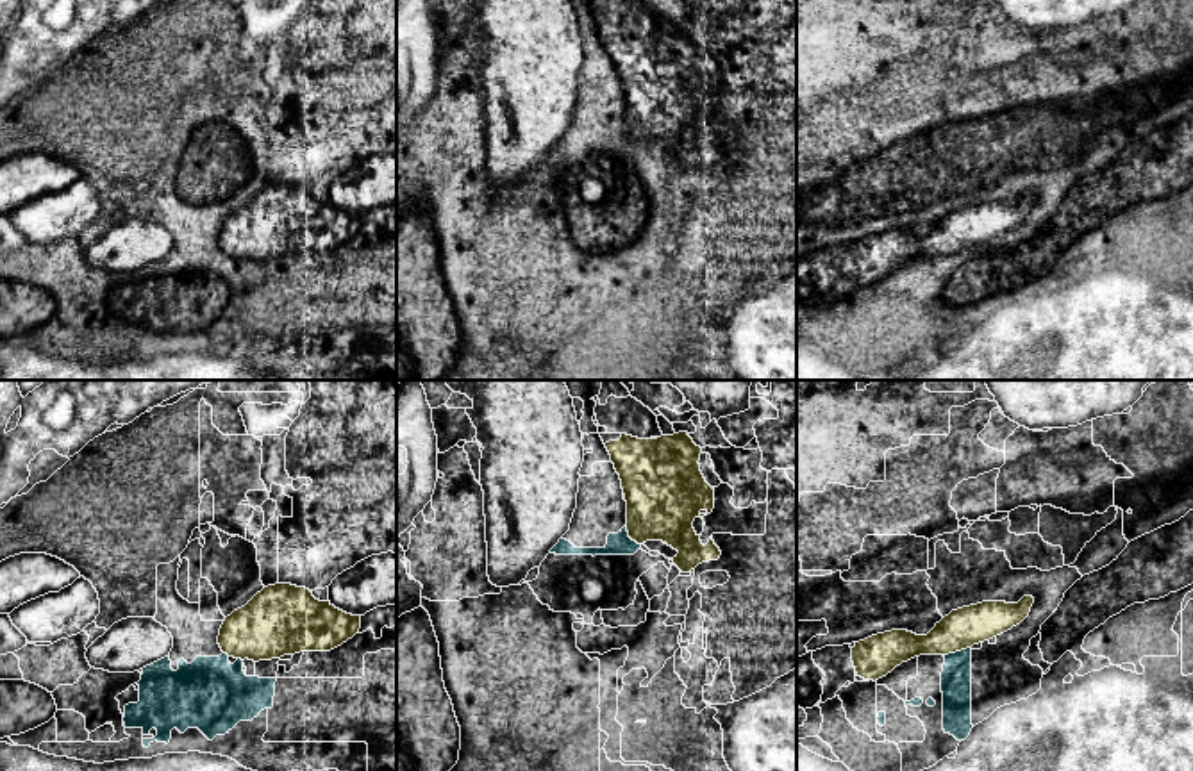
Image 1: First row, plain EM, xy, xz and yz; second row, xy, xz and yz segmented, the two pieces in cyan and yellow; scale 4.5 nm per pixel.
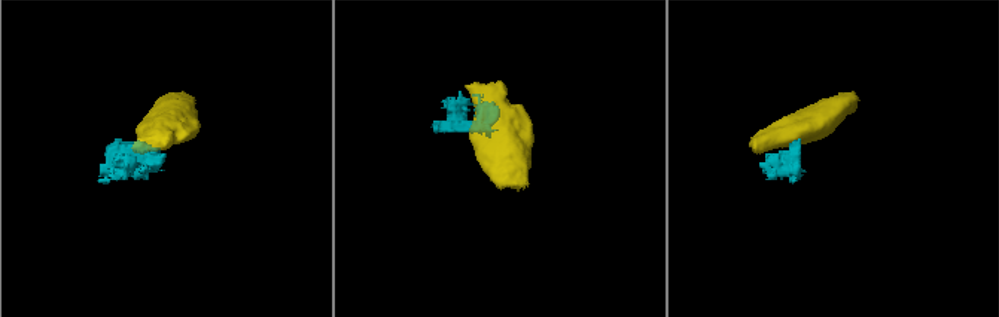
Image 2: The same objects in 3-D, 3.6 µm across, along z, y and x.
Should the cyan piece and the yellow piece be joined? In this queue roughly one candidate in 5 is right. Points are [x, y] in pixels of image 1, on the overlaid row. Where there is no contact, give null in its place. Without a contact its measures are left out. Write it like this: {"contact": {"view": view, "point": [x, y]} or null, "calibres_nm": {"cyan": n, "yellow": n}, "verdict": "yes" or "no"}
{"contact": {"view": "yz", "point": [956, 652]}, "calibres_nm": {"cyan": 140, "yellow": 180}, "verdict": "no"}

